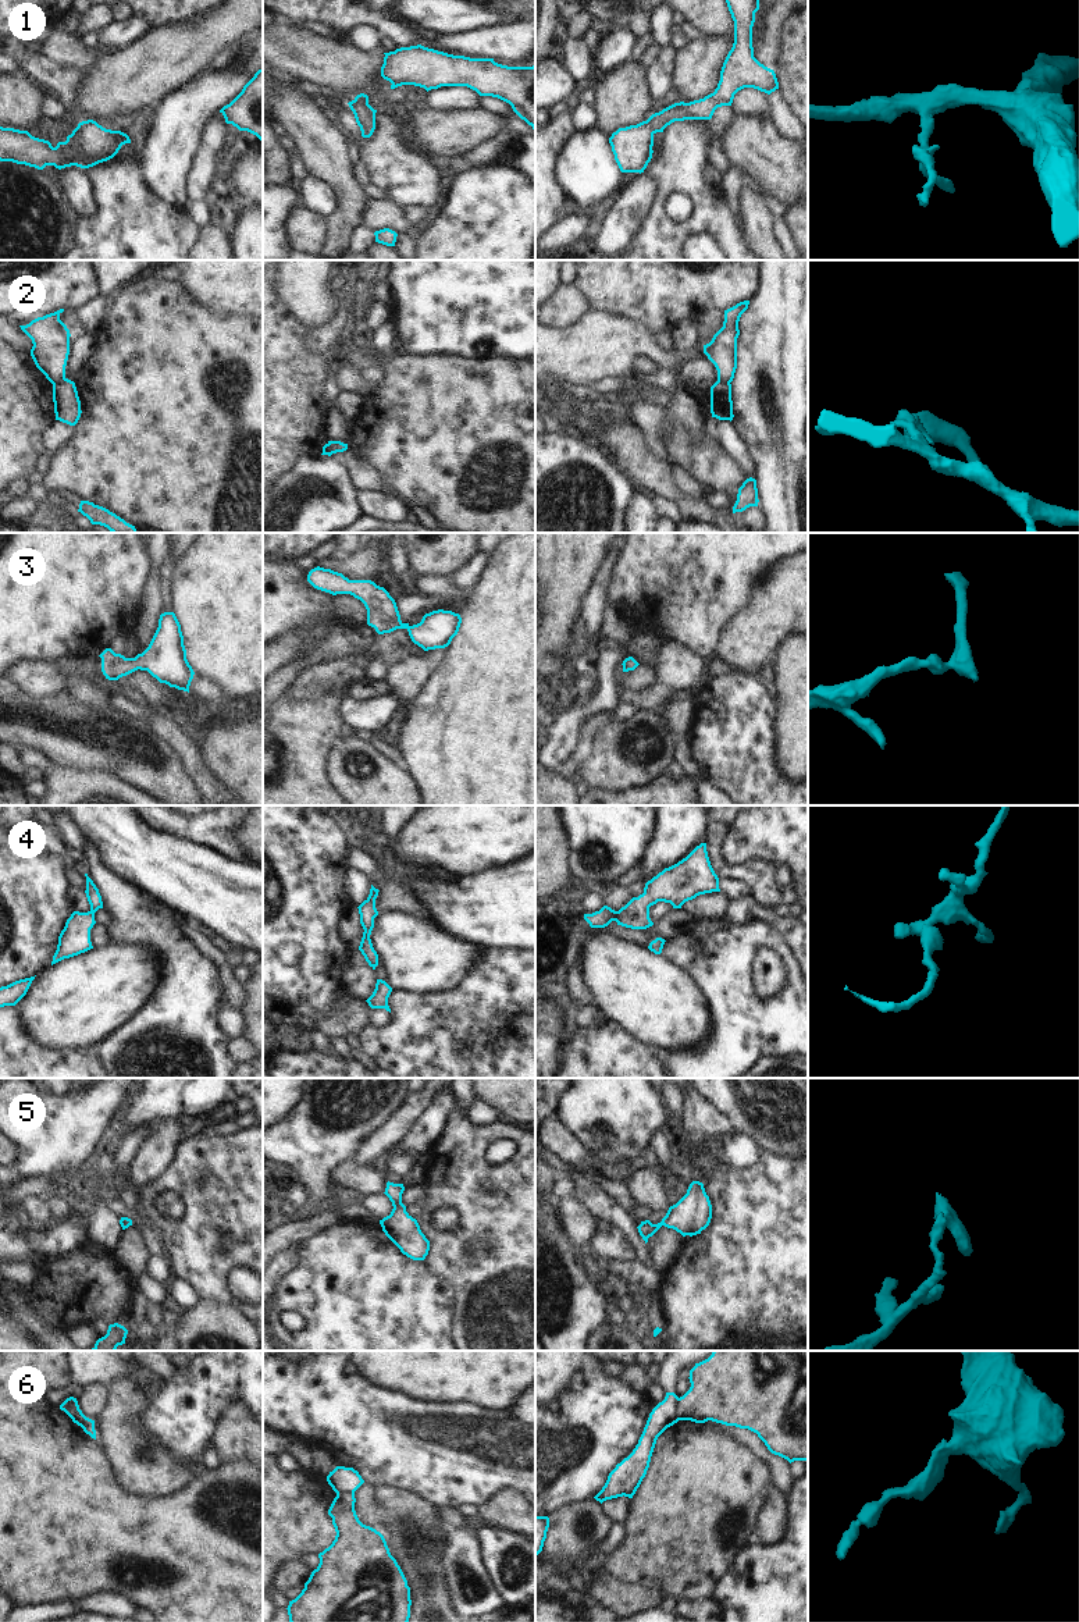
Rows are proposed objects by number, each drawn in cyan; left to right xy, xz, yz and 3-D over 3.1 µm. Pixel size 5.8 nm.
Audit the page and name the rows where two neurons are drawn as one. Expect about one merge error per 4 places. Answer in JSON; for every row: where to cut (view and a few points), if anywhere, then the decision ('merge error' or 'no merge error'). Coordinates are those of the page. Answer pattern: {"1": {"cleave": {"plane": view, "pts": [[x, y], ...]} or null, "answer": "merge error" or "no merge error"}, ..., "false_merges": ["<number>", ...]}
{"1": {"cleave": null, "answer": "no merge error"}, "2": {"cleave": {"plane": "xy", "pts": [[64, 377], [53, 384]]}, "answer": "merge error"}, "3": {"cleave": null, "answer": "no merge error"}, "4": {"cleave": null, "answer": "no merge error"}, "5": {"cleave": null, "answer": "no merge error"}, "6": {"cleave": {"plane": "yz", "pts": [[677, 1398], [677, 1416], [680, 1419]]}, "answer": "merge error"}, "false_merges": ["2", "6"]}

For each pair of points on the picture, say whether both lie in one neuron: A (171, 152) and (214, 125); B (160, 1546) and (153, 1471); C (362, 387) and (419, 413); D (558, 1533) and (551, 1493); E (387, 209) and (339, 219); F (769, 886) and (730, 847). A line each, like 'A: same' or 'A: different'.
A: different
B: different
C: different
D: different
E: different
F: different

